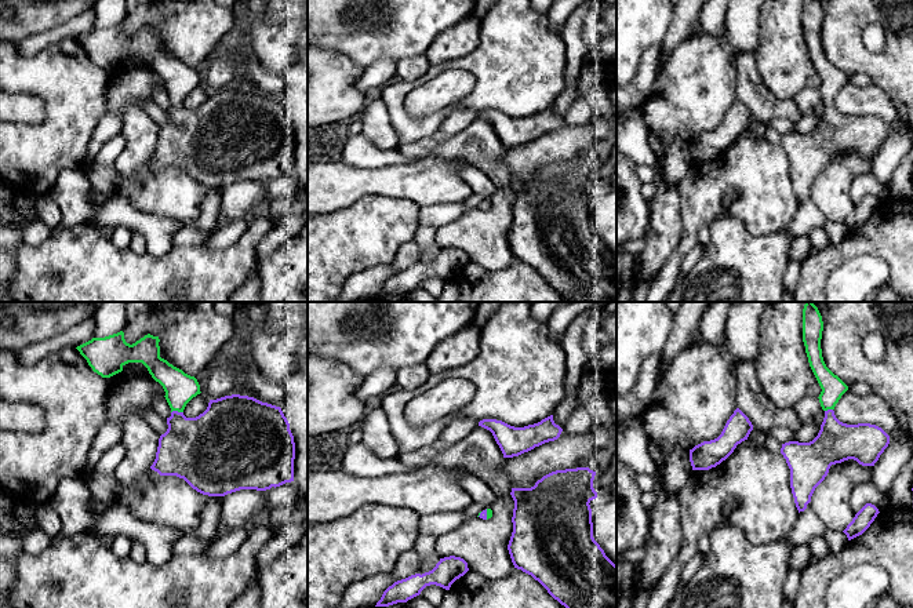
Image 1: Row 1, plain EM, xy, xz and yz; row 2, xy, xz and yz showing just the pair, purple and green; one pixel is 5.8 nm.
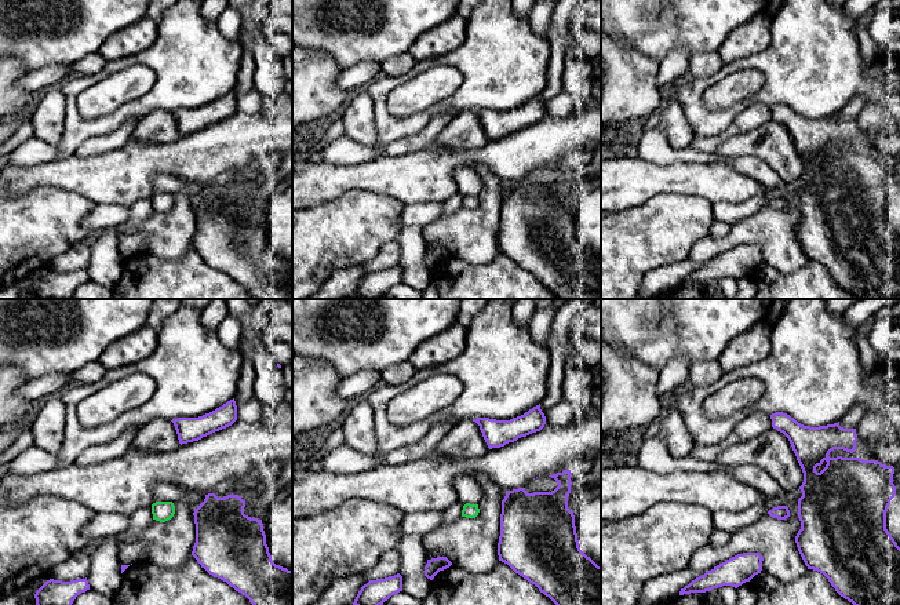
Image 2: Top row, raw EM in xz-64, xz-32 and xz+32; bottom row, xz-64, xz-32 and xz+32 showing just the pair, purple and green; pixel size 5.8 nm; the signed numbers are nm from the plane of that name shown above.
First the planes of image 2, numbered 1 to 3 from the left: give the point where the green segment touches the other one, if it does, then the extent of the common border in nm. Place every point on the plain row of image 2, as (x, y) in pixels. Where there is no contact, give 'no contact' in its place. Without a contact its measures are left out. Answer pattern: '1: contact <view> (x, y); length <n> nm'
1: no contact
2: no contact
3: no contact

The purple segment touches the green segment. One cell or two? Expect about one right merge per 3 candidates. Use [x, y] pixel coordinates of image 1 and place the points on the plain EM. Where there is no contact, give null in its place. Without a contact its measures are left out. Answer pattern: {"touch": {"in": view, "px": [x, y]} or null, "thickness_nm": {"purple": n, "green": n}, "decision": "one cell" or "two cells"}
{"touch": {"in": "xy", "px": [177, 102]}, "thickness_nm": {"purple": 360, "green": 180}, "decision": "one cell"}

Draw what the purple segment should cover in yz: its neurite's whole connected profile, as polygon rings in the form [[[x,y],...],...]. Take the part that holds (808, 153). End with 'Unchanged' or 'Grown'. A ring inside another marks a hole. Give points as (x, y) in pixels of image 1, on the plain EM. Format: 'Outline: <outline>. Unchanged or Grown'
Outline: [[[803,0],[803,33],[810,58],[822,80],[818,90],[825,109],[812,132],[789,132],[781,139],[790,160],[790,179],[799,204],[807,200],[832,156],[854,150],[862,157],[874,157],[890,135],[890,127],[876,116],[847,116],[836,109],[833,101],[848,77],[823,52],[822,22],[819,1]]]. Grown

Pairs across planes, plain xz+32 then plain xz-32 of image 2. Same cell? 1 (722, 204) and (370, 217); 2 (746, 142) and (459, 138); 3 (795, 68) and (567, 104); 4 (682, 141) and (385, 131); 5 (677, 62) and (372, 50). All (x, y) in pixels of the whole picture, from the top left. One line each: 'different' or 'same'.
1: different
2: same
3: different
4: different
5: different

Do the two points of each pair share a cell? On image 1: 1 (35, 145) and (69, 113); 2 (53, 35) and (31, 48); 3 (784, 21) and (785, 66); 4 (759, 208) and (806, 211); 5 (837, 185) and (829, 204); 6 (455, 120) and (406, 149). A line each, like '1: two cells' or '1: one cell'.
1: one cell
2: one cell
3: one cell
4: two cells
5: one cell
6: one cell

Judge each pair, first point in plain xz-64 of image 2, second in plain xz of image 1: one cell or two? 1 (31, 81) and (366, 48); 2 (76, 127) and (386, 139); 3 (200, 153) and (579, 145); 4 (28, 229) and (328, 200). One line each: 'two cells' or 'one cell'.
1: two cells
2: two cells
3: one cell
4: two cells

